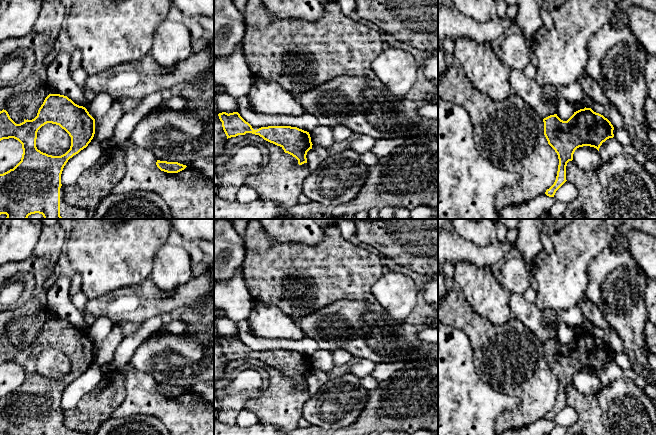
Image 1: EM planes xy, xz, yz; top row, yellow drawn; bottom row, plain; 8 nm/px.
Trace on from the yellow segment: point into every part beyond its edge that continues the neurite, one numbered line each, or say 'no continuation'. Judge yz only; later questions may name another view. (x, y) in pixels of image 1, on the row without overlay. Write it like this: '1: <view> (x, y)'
no continuation

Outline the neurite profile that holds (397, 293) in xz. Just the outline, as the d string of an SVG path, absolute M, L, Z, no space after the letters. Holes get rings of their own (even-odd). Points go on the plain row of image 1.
M390 270L382 274L371 291L392 319L404 321L418 304L419 288L408 276Z

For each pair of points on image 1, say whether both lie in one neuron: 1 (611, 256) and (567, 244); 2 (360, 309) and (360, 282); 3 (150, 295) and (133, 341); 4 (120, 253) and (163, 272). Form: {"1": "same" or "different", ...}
{"1": "different", "2": "different", "3": "different", "4": "different"}

